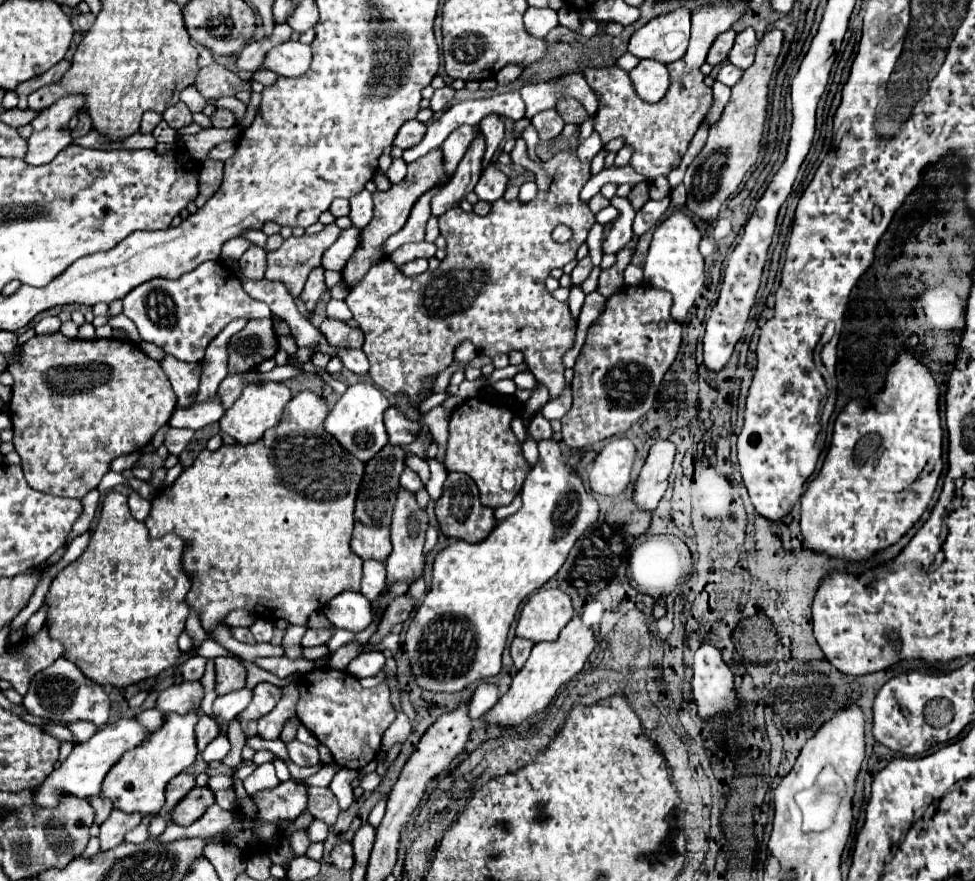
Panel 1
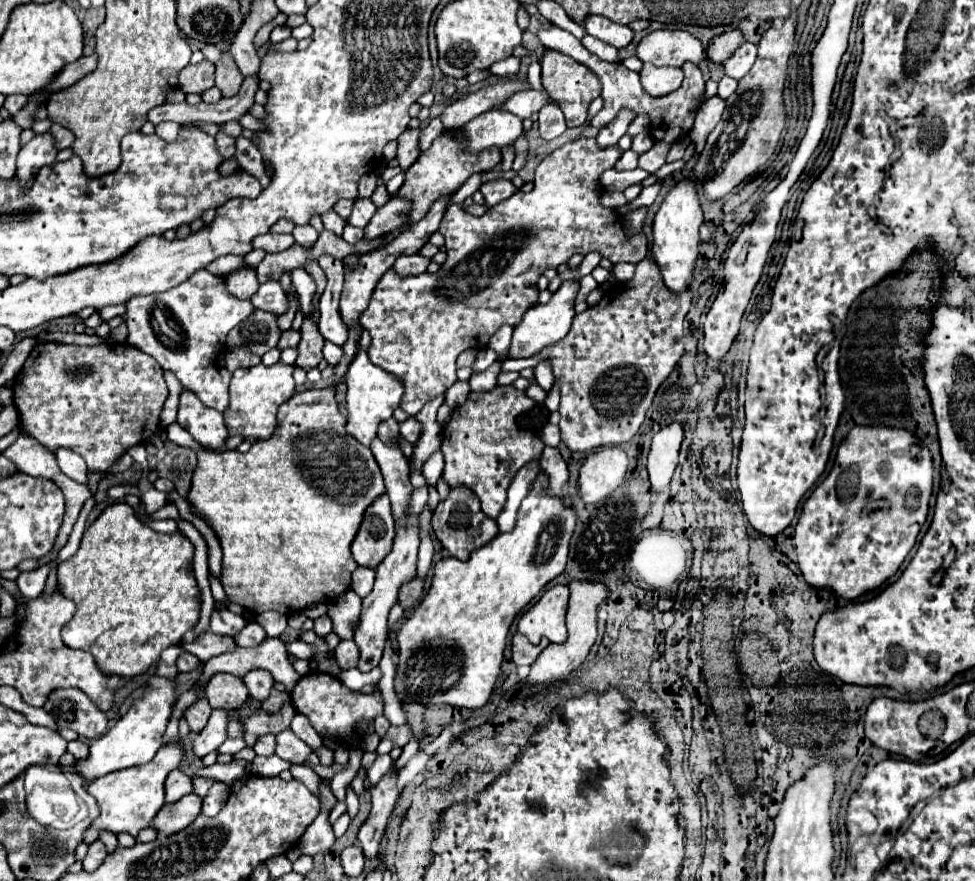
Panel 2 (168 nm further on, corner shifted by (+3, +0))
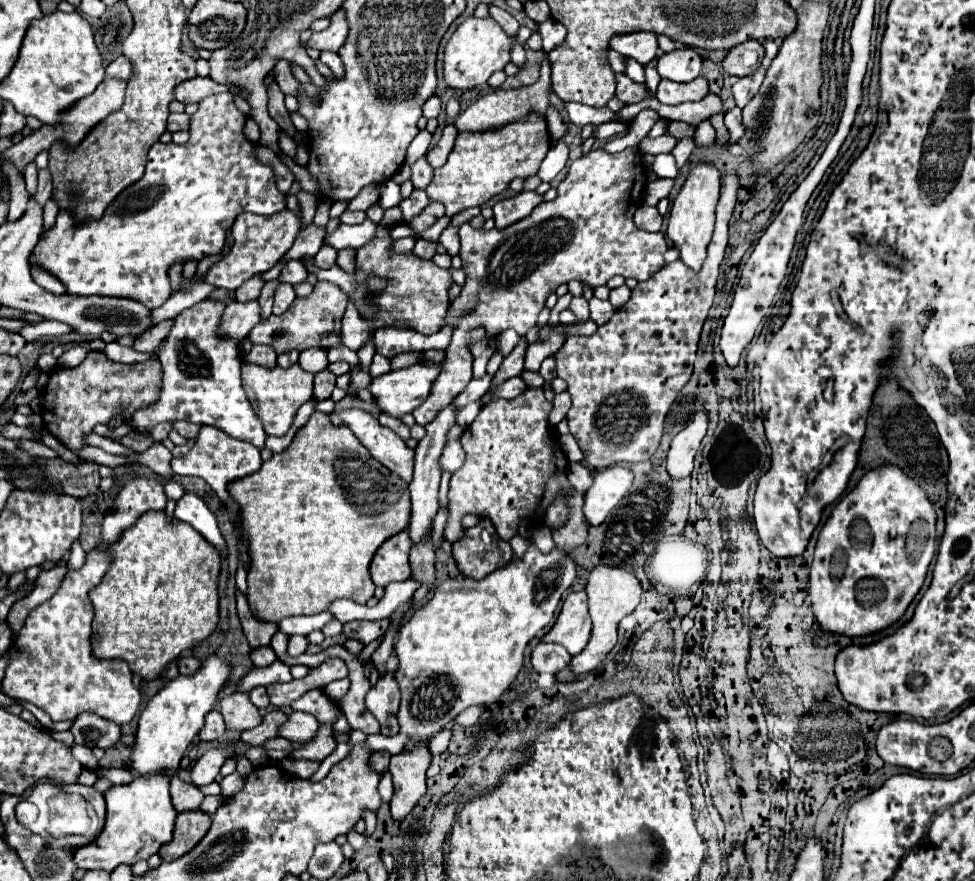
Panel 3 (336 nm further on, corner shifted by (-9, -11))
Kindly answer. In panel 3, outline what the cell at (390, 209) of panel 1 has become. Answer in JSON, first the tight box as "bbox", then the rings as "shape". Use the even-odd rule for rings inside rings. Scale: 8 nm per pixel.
{"bbox":[425,112,551,216],"shape":[[[541,112],[495,130],[459,132],[449,160],[445,166],[435,170],[433,180],[425,190],[429,192],[429,200],[445,204],[447,216],[455,216],[465,208],[483,206],[487,200],[507,190],[513,178],[525,180],[529,176],[535,176],[549,148],[551,136],[547,130],[547,120]]]}

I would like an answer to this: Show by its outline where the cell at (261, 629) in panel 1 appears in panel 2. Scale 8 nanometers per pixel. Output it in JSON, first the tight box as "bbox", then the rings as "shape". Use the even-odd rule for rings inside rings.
{"bbox":[235,621,267,647],"shape":[[[251,621],[251,623],[245,625],[245,629],[243,629],[241,633],[235,635],[235,643],[237,643],[239,647],[255,647],[255,645],[263,643],[265,637],[267,637],[265,629],[263,629],[259,623]]]}

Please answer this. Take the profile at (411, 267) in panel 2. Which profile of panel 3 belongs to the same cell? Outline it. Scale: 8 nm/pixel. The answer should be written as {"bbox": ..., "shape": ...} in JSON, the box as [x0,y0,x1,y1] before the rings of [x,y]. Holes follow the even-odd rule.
{"bbox":[303,224,453,334],"shape":[[[381,224],[377,226],[375,240],[371,240],[371,244],[365,244],[363,248],[357,250],[357,264],[355,264],[353,276],[349,276],[339,266],[319,270],[307,262],[311,262],[311,258],[303,258],[307,272],[315,274],[319,280],[337,284],[347,294],[347,298],[355,304],[359,314],[363,318],[375,320],[377,328],[393,326],[395,322],[403,322],[407,328],[411,328],[415,332],[435,334],[445,324],[445,314],[447,314],[447,304],[449,304],[449,288],[453,284],[449,270],[439,268],[433,260],[423,260],[423,258],[415,256],[413,252],[407,252],[407,254],[393,252],[393,238],[389,236],[389,228],[385,228]],[[369,276],[385,278],[387,286],[379,294],[373,294],[367,286]]]}

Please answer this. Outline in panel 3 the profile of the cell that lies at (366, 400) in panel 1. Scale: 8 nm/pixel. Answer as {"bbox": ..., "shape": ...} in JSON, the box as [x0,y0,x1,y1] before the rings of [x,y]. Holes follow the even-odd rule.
{"bbox":[369,364,441,418],"shape":[[[415,364],[411,368],[393,370],[379,378],[373,378],[369,390],[375,394],[375,402],[381,412],[401,418],[413,412],[431,392],[431,384],[439,376],[441,366]]]}

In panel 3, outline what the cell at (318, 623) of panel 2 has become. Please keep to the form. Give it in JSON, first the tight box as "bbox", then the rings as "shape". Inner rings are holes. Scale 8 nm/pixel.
{"bbox":[343,618,389,644],"shape":[[[383,618],[383,620],[353,620],[353,622],[347,622],[343,626],[343,634],[347,634],[349,638],[355,638],[355,640],[361,640],[363,644],[371,644],[373,640],[381,638],[385,634],[389,626],[389,618]]]}

